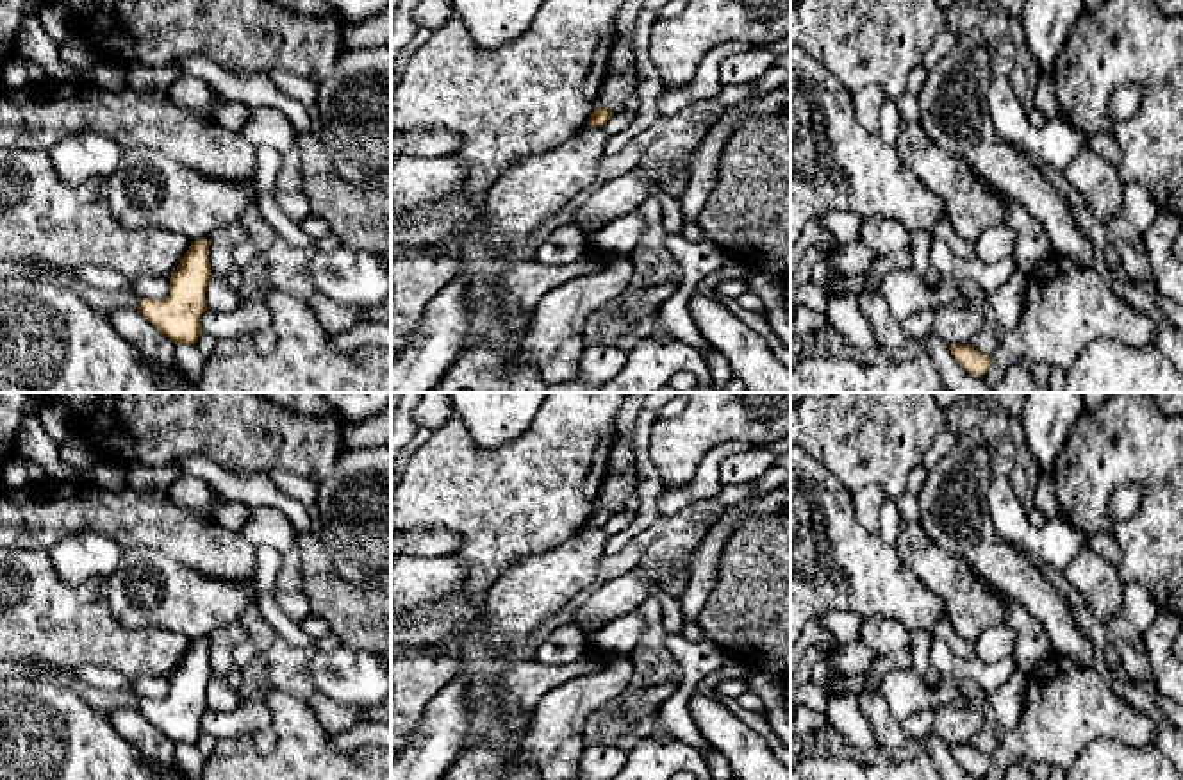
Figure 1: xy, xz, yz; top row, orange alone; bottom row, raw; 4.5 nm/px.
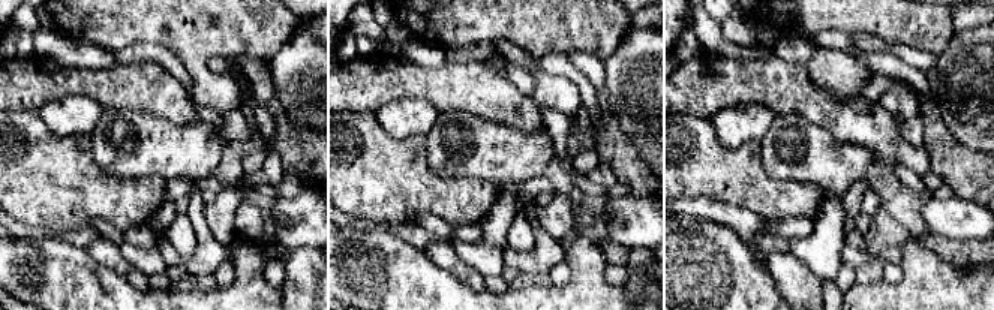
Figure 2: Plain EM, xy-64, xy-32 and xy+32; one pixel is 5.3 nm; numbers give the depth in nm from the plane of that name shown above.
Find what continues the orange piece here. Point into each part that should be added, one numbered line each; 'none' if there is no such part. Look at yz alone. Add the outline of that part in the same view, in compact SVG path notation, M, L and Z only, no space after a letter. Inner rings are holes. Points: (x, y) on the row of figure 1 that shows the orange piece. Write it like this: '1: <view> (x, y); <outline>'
none

